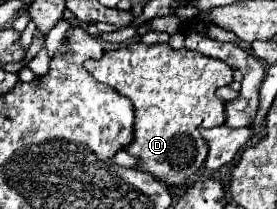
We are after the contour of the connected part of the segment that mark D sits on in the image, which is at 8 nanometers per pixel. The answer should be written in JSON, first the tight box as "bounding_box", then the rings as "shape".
{"bounding_box":[84,43,232,187],"shape":[[[130,43],[126,47],[106,51],[100,59],[88,59],[84,67],[96,81],[114,87],[118,93],[126,95],[136,107],[134,137],[132,143],[124,147],[126,153],[138,159],[134,169],[150,173],[154,179],[170,187],[186,185],[200,171],[208,153],[208,145],[206,139],[202,137],[202,129],[210,129],[224,123],[224,105],[216,97],[216,89],[232,81],[232,67],[226,65],[224,61],[204,57],[198,51],[190,51],[190,49],[176,51],[168,43],[166,45]]]}

